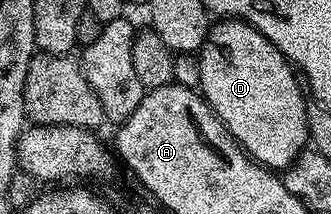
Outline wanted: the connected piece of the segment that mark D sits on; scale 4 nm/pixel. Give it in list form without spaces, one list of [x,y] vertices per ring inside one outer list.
[[[238,18],[216,20],[208,27],[208,35],[198,51],[200,59],[199,93],[208,106],[219,116],[236,143],[262,166],[273,172],[283,172],[309,145],[308,108],[301,79],[288,57],[262,32]]]

